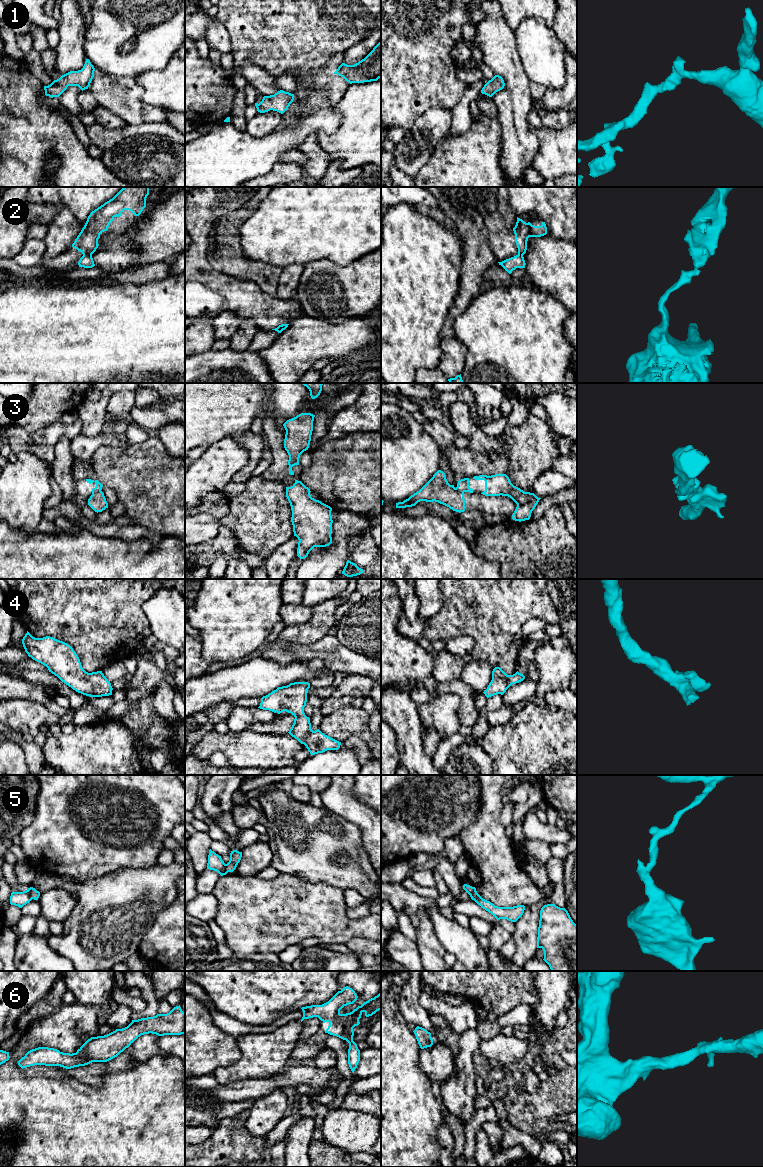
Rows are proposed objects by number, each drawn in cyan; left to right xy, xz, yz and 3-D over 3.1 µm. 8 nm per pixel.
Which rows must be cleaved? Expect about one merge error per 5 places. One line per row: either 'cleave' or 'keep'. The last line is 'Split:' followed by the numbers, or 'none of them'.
1: keep
2: cleave
3: cleave
4: keep
5: cleave
6: keep
Split: 2, 3, 5

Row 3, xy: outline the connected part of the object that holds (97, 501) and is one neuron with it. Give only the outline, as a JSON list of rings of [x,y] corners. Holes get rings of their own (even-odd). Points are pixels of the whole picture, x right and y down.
[[[102,491],[92,494],[88,499],[88,505],[97,513],[108,508],[108,503]]]

